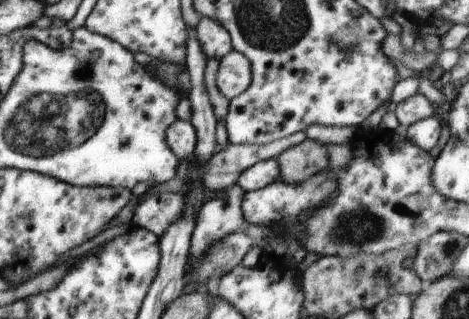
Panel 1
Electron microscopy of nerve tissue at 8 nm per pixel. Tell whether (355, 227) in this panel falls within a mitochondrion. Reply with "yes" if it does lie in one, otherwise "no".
yes

